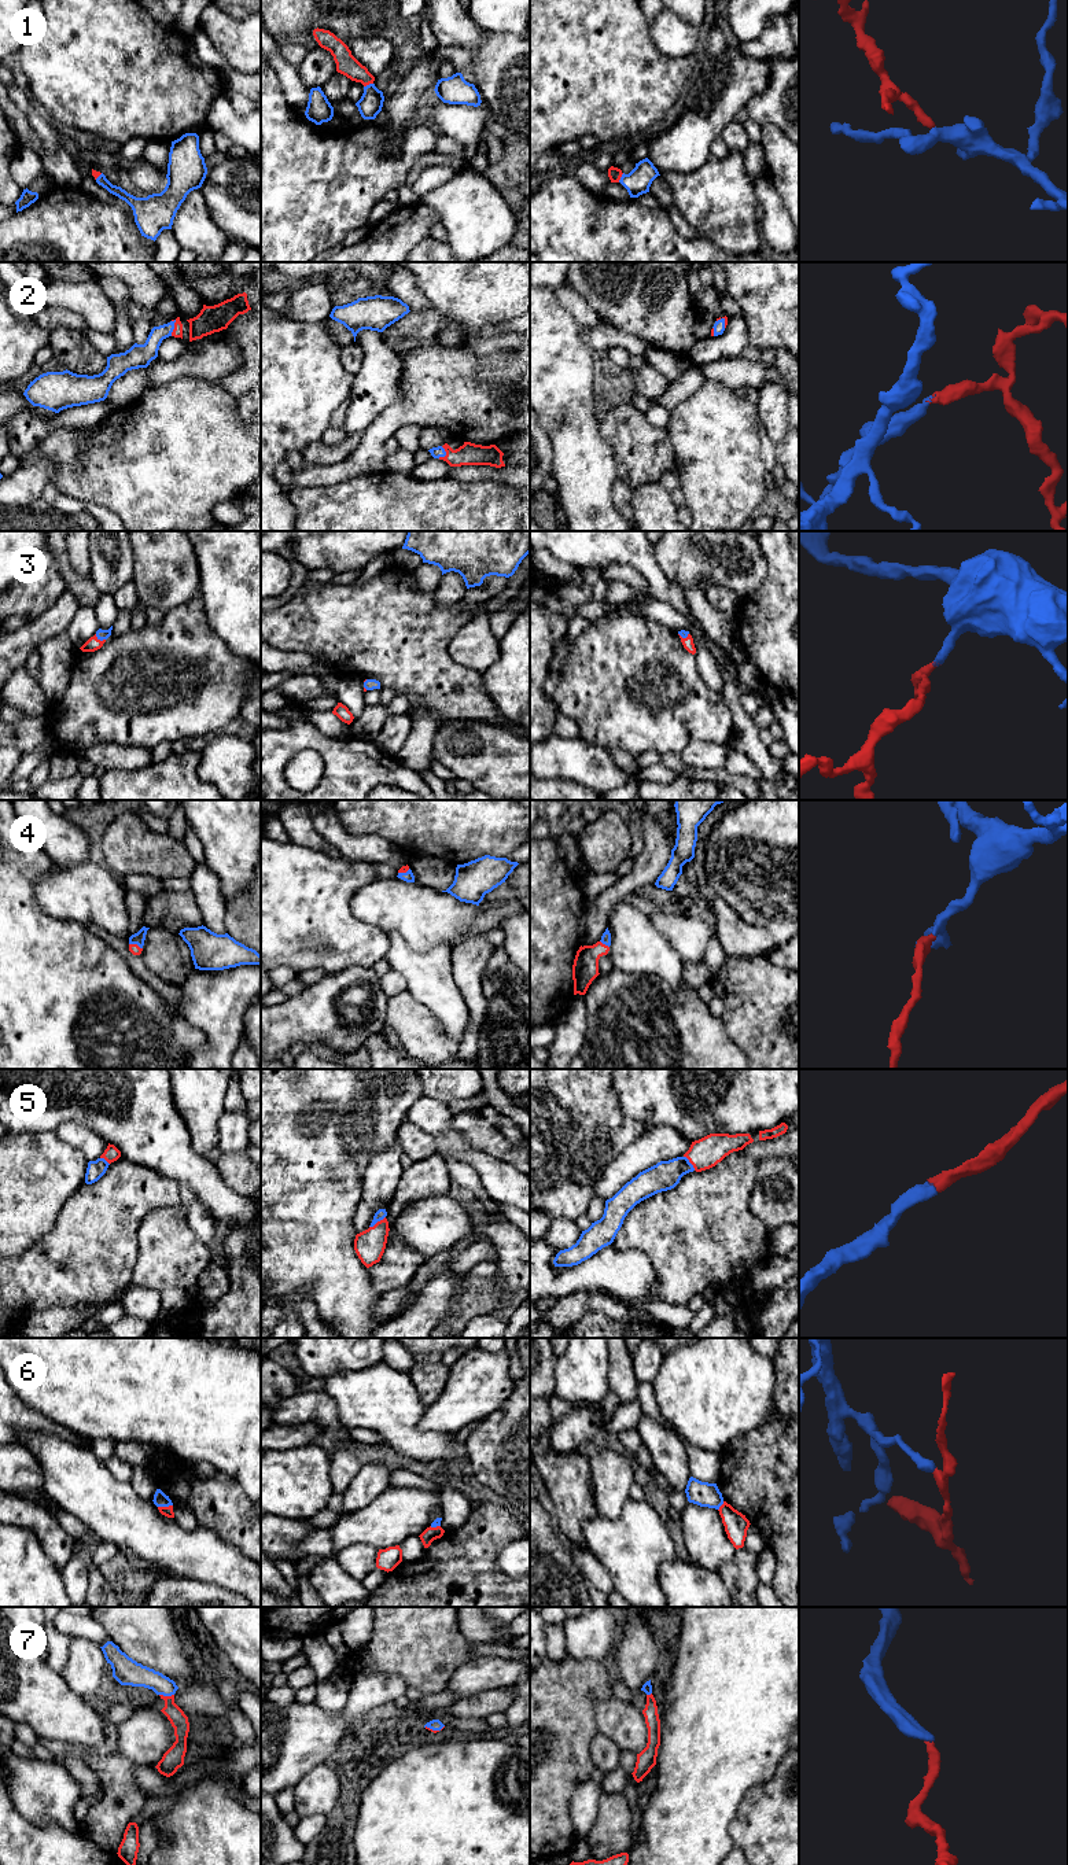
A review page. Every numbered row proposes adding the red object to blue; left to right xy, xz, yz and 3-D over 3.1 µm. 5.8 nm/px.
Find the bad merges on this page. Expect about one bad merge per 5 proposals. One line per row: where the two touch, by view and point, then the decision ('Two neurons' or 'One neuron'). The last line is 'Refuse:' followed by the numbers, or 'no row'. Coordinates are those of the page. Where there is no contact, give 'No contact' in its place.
1: Touches blue at xz (369, 84). One neuron
2: Touches blue at xy (173, 328). One neuron
3: Touches blue at xy (100, 640). One neuron
4: Touches blue at xy (136, 943). One neuron
5: Touches blue at xz (376, 1222). One neuron
6: Touches blue at xy (165, 1506). Two neurons
7: Touches blue at xy (166, 1695). One neuron
Refuse: 6

